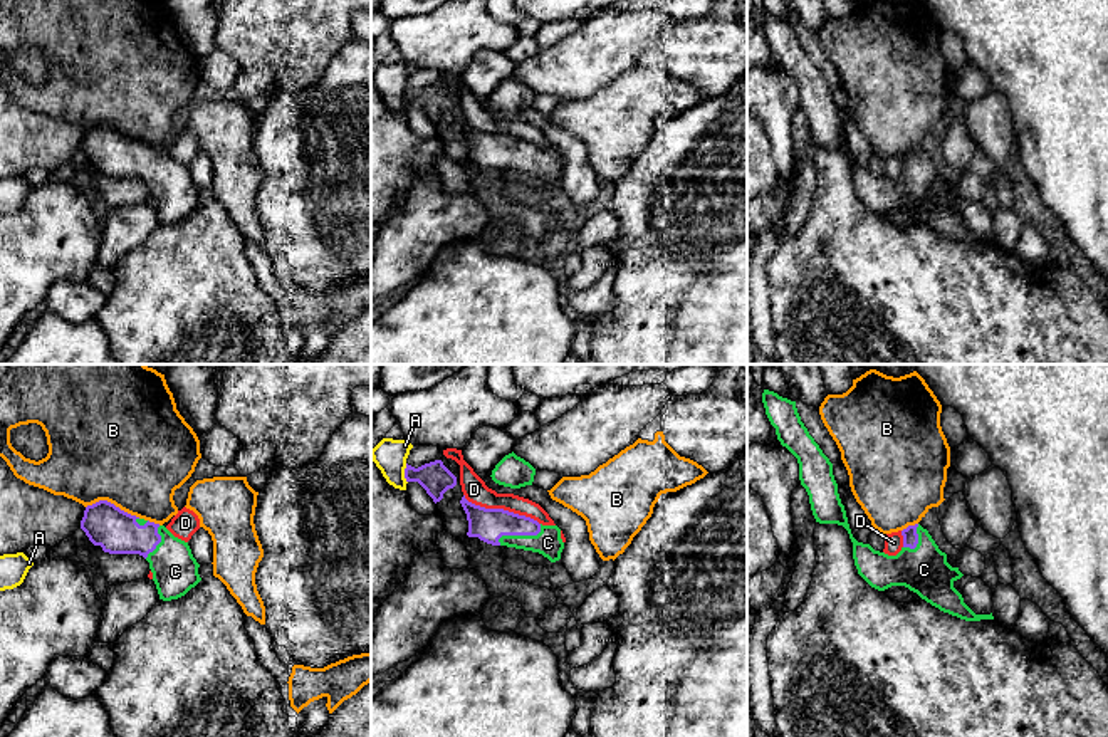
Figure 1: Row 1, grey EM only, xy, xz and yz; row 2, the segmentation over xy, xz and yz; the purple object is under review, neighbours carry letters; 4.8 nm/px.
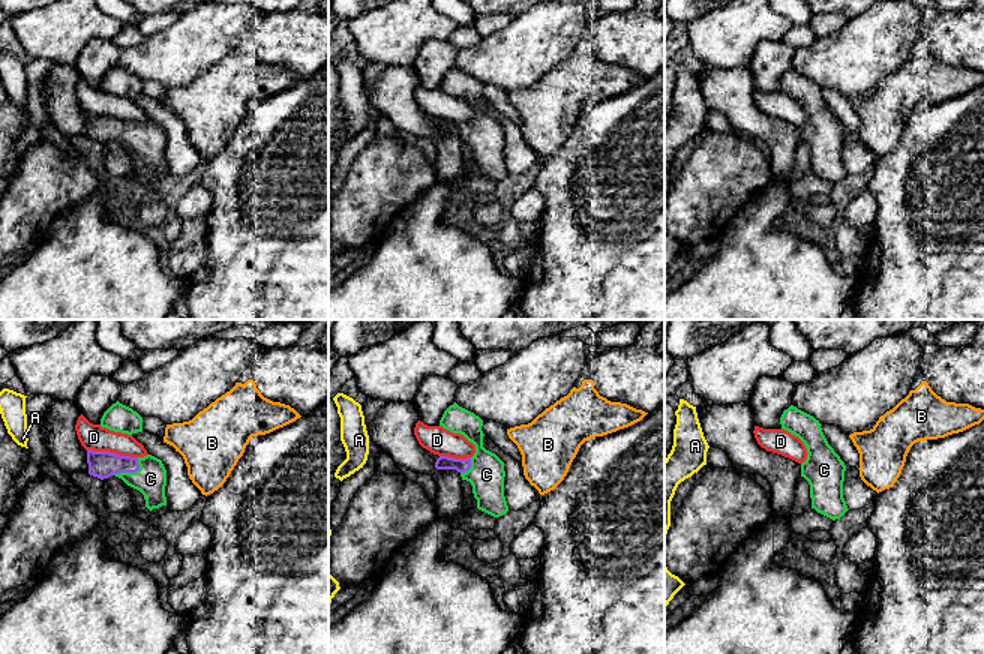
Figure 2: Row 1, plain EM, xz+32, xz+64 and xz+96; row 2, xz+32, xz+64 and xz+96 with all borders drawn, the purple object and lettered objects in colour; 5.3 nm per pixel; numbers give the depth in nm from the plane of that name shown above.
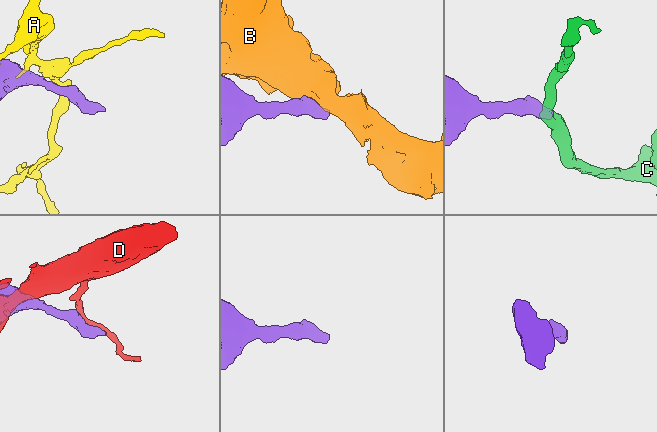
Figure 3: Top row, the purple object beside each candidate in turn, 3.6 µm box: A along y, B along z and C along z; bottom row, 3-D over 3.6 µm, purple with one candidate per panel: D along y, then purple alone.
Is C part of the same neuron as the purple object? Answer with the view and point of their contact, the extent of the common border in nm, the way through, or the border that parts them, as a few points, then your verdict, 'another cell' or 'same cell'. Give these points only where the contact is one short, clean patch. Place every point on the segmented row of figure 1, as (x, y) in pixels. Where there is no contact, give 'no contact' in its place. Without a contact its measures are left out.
xz (521, 534) | 240 nm | across xz (487, 524), (521, 534), (548, 543) | same cell

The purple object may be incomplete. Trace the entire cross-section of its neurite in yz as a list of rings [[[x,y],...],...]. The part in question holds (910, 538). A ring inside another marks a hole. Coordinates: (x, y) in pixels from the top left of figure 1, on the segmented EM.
[[[764,389],[762,403],[777,440],[799,463],[799,480],[809,495],[816,522],[843,525],[853,542],[853,559],[858,574],[875,589],[905,586],[943,613],[965,621],[994,619],[990,614],[975,614],[954,583],[964,574],[947,562],[947,554],[938,549],[932,536],[920,524],[902,531],[903,547],[896,556],[875,551],[870,544],[858,542],[849,529],[844,505],[838,494],[833,463],[809,435],[801,421],[796,401]]]

